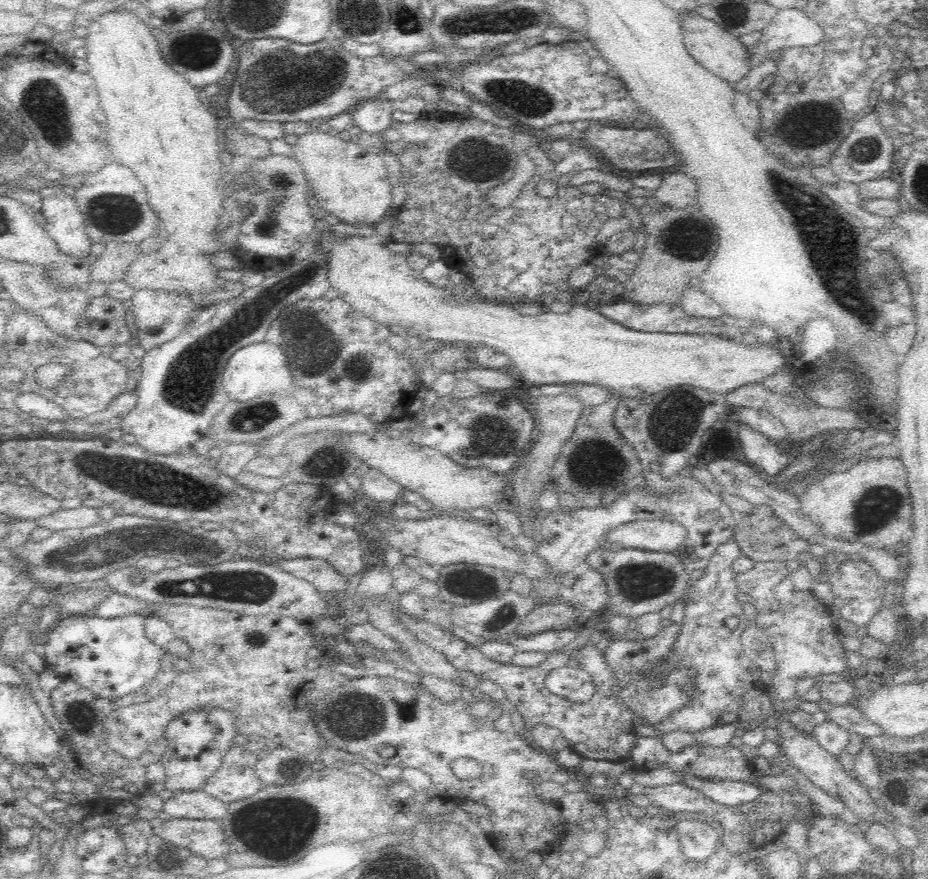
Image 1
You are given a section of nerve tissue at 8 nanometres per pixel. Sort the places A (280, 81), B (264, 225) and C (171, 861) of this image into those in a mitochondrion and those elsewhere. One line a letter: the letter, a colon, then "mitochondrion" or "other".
A: mitochondrion
B: mitochondrion
C: other

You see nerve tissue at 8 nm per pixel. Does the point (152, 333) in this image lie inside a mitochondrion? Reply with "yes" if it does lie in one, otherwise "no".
yes

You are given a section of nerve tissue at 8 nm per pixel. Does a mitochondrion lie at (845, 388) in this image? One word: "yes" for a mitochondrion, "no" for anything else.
yes

